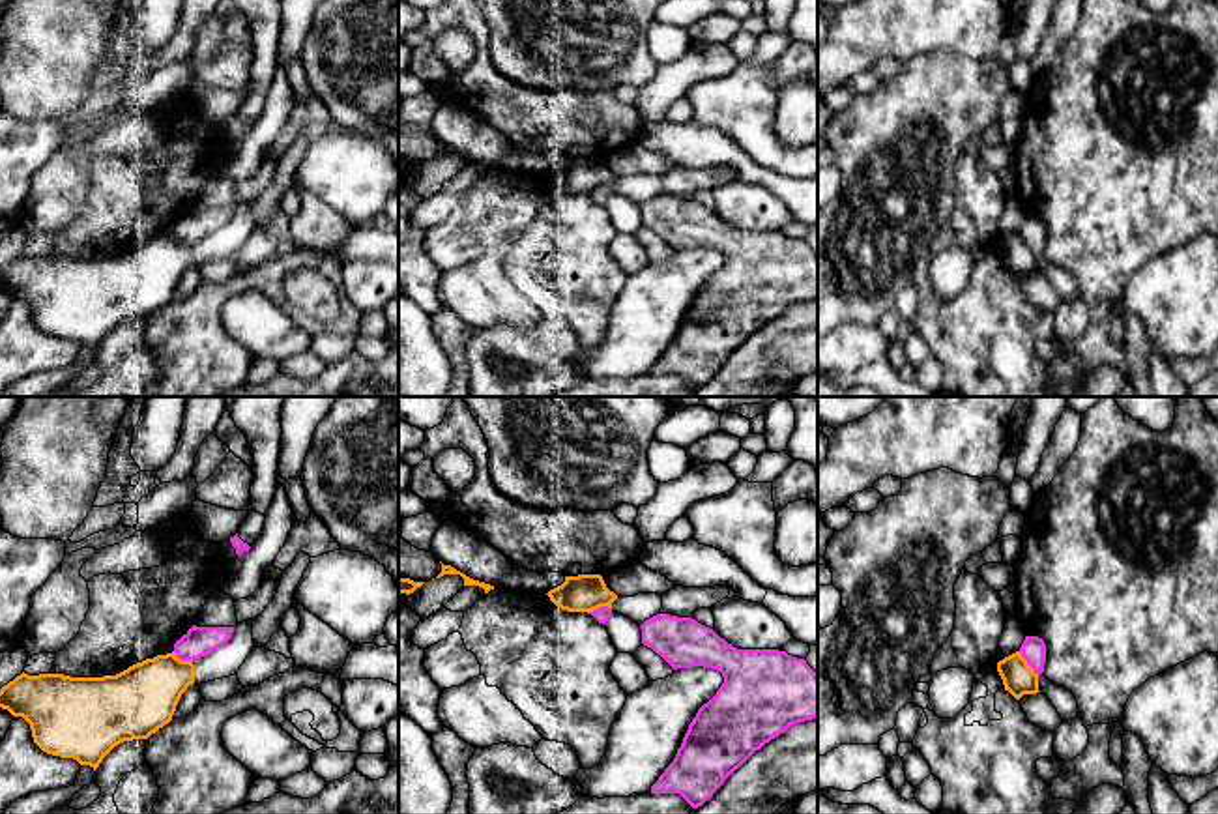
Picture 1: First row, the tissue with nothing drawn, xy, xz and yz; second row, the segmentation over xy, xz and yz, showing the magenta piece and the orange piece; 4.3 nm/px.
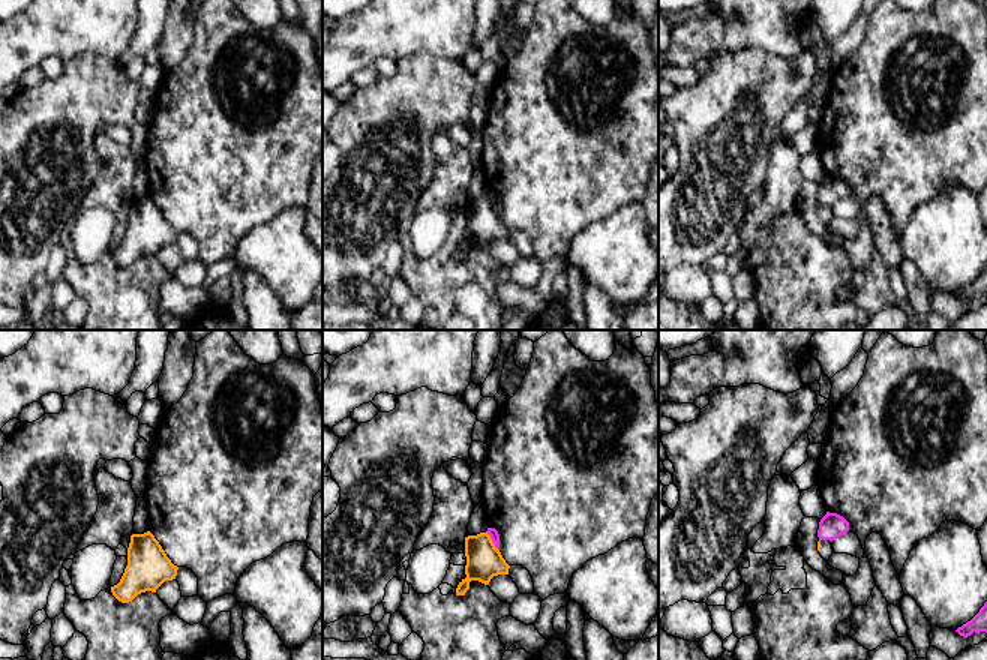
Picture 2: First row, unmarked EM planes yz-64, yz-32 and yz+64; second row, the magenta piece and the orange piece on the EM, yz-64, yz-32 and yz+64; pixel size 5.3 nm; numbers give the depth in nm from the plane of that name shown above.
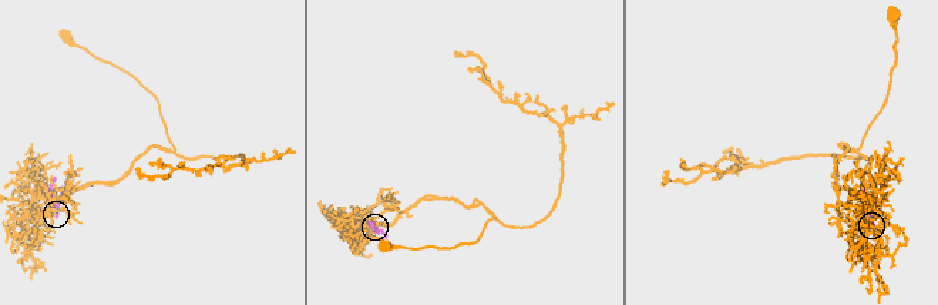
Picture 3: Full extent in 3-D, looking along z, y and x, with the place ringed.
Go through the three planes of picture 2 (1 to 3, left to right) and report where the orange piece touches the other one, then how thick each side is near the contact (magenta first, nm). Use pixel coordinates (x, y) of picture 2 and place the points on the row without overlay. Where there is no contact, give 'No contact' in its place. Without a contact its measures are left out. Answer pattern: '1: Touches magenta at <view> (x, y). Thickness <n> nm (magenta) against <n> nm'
1: No contact
2: Touches magenta at yz-32 (492, 204). Thickness 50 nm (magenta) against 190 nm
3: No contact

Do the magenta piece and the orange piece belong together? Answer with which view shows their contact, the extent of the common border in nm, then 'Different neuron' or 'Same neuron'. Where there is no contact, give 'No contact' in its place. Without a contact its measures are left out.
Touches magenta in yz. Shared border 140 nm. Different neuron

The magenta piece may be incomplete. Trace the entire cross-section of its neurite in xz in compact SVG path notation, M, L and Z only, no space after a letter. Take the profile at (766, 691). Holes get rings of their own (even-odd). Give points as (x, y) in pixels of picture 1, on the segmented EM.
M657 614L640 629L642 644L674 670L703 666L724 677L717 694L698 709L674 762L651 786L651 793L679 793L698 808L765 743L797 722L818 719L818 674L805 659L778 649L737 649L692 618Z

